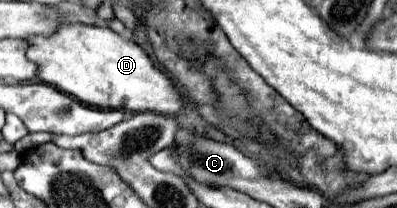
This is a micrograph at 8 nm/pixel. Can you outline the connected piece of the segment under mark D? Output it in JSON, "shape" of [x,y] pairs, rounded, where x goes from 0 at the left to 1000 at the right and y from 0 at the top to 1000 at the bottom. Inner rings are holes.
{"shape":[[[151,111],[131,168],[76,168],[65,197],[65,274],[71,293],[91,303],[91,370],[121,409],[136,409],[141,428],[186,457],[196,486],[252,514],[252,524],[317,524],[317,534],[383,534],[408,553],[438,553],[458,524],[453,457],[443,447],[433,389],[418,351],[388,322],[383,284],[368,264],[363,236],[353,236],[338,197],[287,159],[272,130],[232,130],[207,111]]]}

